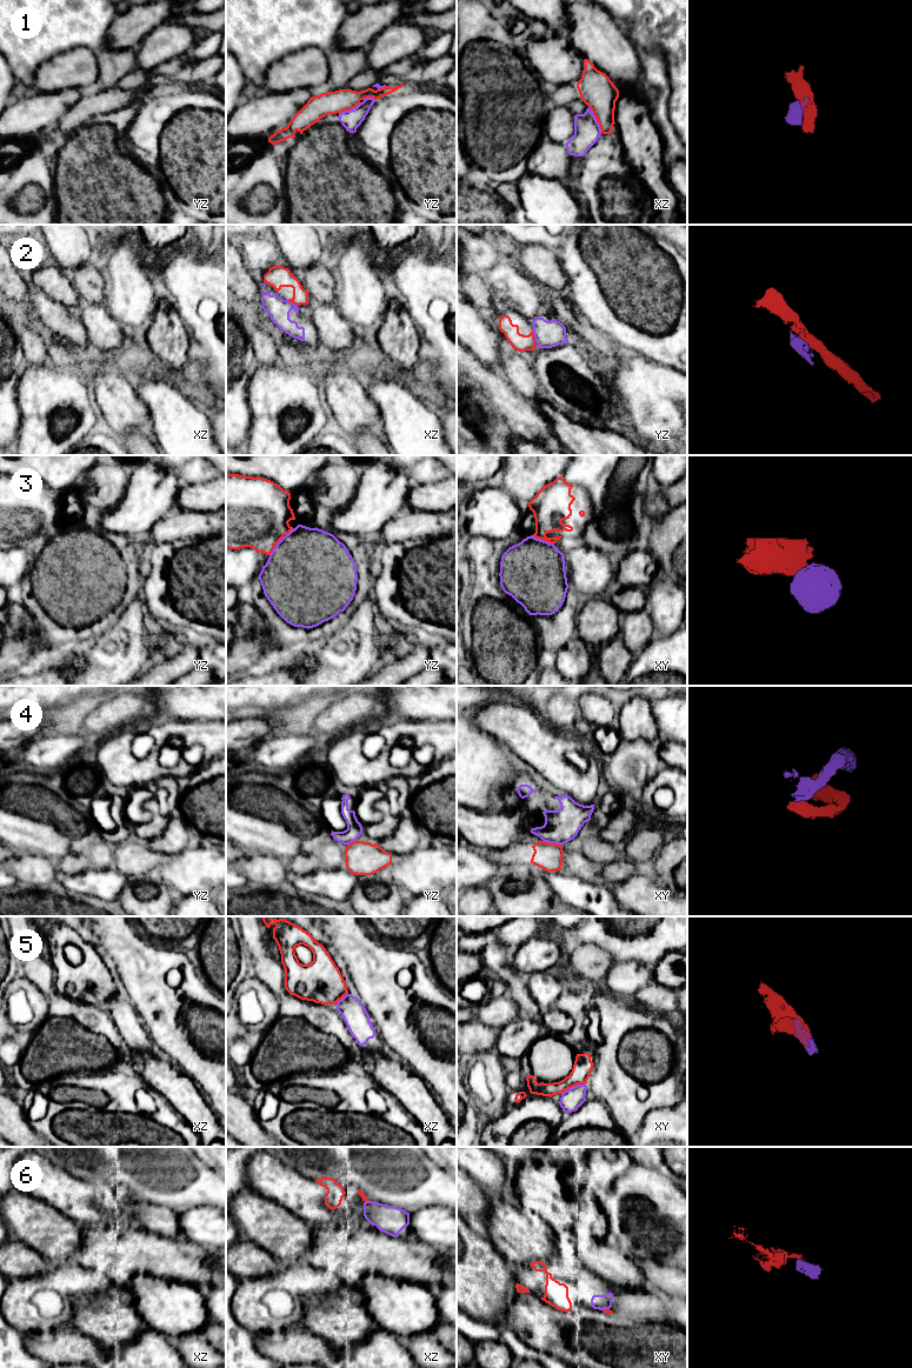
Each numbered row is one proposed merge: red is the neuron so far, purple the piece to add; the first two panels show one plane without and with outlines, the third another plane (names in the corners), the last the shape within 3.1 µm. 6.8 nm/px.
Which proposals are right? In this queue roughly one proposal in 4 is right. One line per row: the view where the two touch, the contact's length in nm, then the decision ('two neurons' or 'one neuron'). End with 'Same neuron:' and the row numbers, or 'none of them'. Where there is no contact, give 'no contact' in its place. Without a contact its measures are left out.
1: contact in xz; length 200 nm; two neurons
2: contact in yz; length 90 nm; two neurons
3: contact in yz; length 260 nm; two neurons
4: contact in xy; length 130 nm; two neurons
5: contact in xy; length 190 nm; two neurons
6: contact in xy; length 50 nm; one neuron
Same neuron: 6

